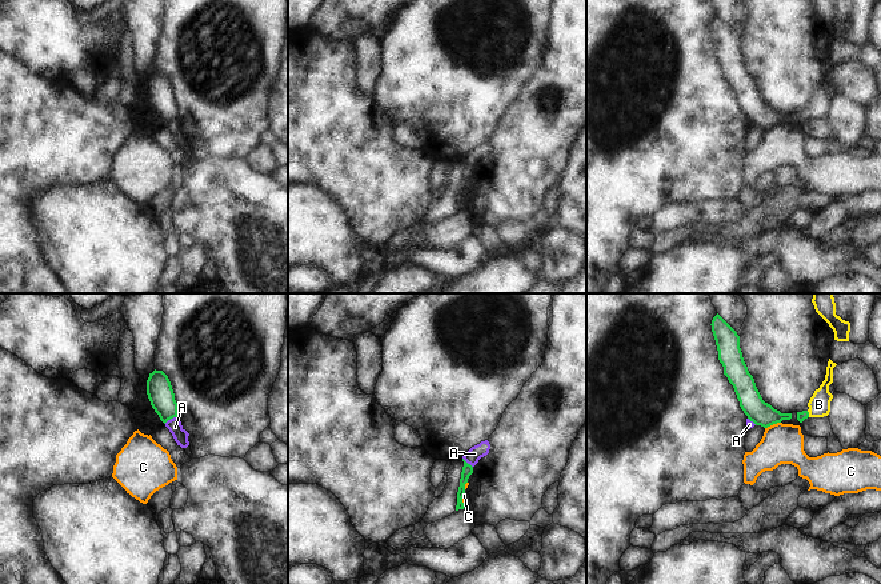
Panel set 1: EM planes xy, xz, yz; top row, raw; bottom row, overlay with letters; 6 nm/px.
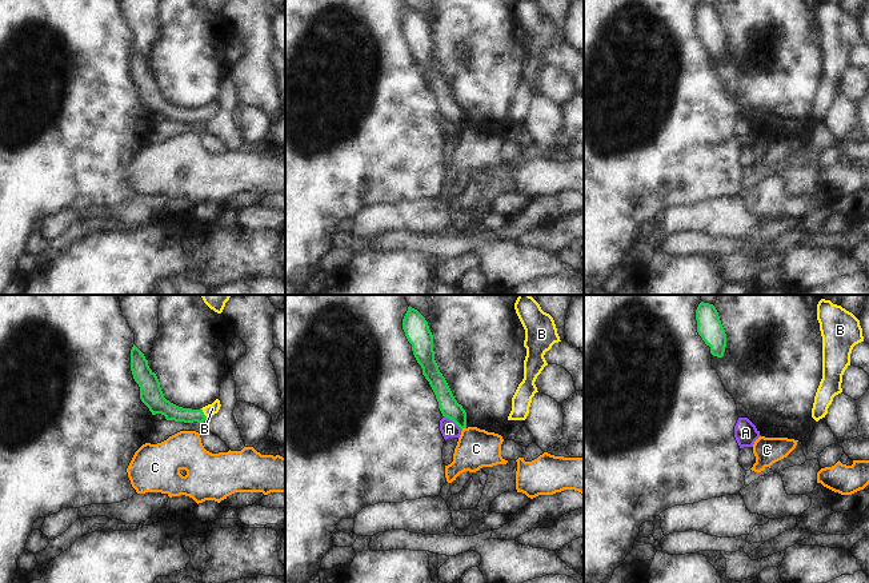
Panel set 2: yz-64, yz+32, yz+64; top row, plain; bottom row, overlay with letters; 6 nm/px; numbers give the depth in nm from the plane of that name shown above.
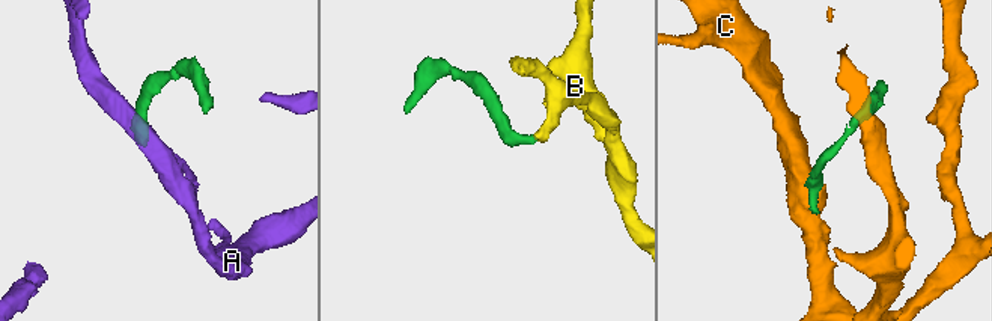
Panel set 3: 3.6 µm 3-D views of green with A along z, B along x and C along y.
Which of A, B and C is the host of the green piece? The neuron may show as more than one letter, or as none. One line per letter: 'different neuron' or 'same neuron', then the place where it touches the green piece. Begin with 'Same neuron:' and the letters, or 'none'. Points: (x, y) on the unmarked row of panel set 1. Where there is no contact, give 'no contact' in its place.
Same neuron: B
A: different neuron | xy (169, 120)
B: same neuron | yz (808, 115)
C: different neuron | yz (772, 126)

